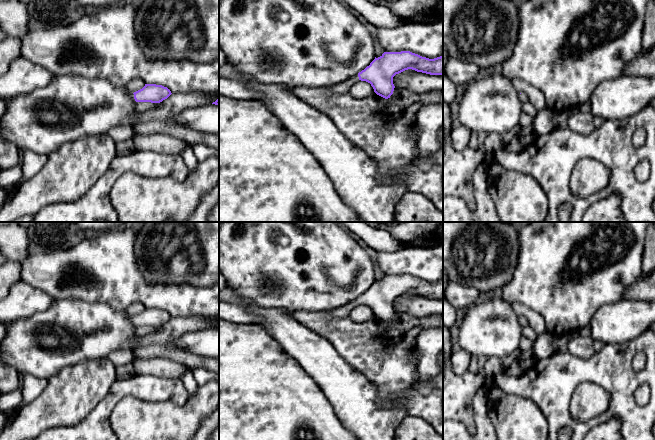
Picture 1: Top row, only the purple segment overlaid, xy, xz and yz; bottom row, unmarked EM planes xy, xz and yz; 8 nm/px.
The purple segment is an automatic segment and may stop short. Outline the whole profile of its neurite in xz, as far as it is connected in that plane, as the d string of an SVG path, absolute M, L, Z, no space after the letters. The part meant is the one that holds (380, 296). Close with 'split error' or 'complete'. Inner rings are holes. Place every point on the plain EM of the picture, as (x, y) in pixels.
M410 275L384 276L356 300L332 310L332 313L335 317L342 318L361 304L370 307L377 319L388 323L395 312L393 301L408 293L430 299L443 299L443 280L429 283Z | split error

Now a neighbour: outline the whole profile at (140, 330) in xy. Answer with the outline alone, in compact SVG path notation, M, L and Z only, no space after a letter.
M137 326L136 333L140 336L147 335L158 330L159 327L151 327L151 326Z

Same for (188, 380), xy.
M187 369L184 375L182 376L181 380L183 382L183 385L188 391L188 399L189 399L196 393L199 387L193 377L192 370Z

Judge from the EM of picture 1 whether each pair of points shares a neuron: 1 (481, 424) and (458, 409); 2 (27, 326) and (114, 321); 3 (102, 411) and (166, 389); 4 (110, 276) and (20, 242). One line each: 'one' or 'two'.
1: two
2: one
3: one
4: two

